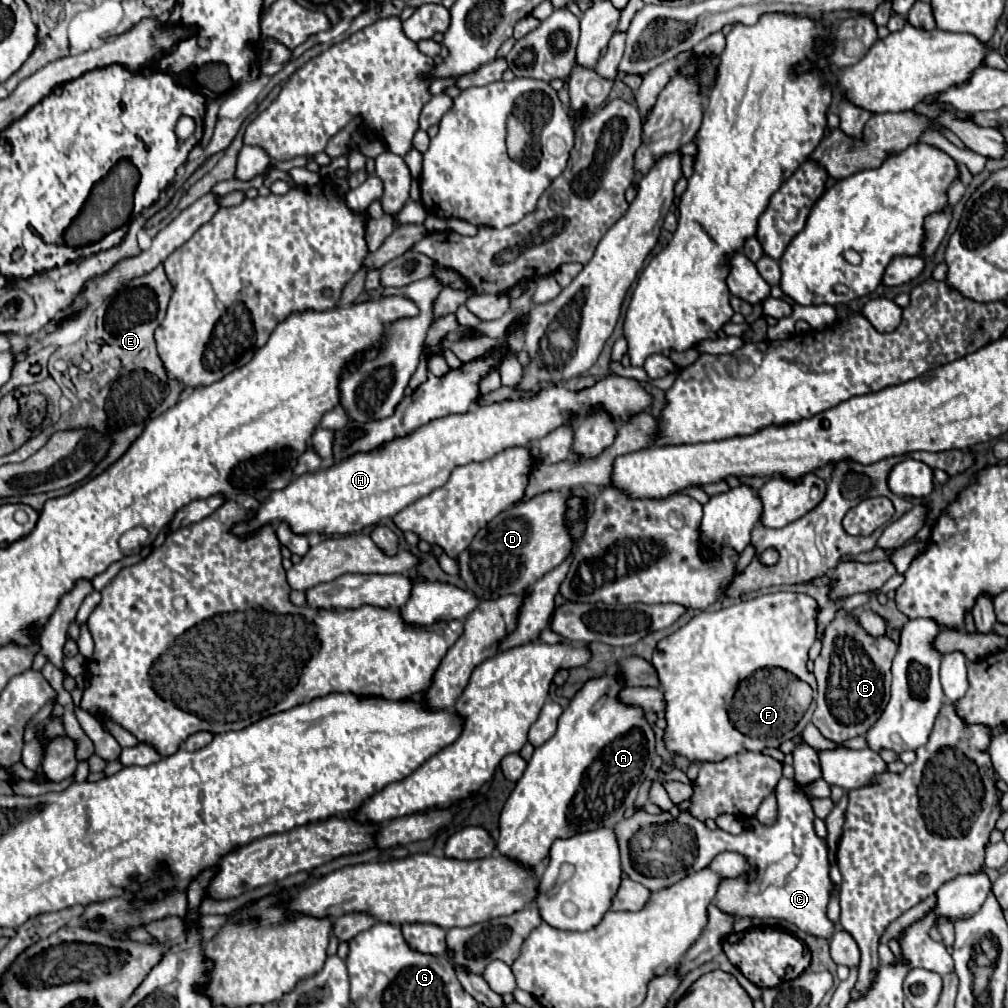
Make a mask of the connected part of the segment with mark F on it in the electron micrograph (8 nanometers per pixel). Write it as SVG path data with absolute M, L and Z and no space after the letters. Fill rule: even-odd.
M772 592L743 599L719 612L701 612L675 634L663 638L653 652L651 664L657 670L659 690L665 698L665 748L685 756L689 762L719 762L743 750L761 752L765 748L779 748L782 742L800 734L811 722L816 708L817 682L807 670L807 652L815 642L817 612L817 602L805 594ZM773 666L791 674L763 674L763 668ZM791 678L801 678L813 688L813 702L806 712L799 704L793 704Z

